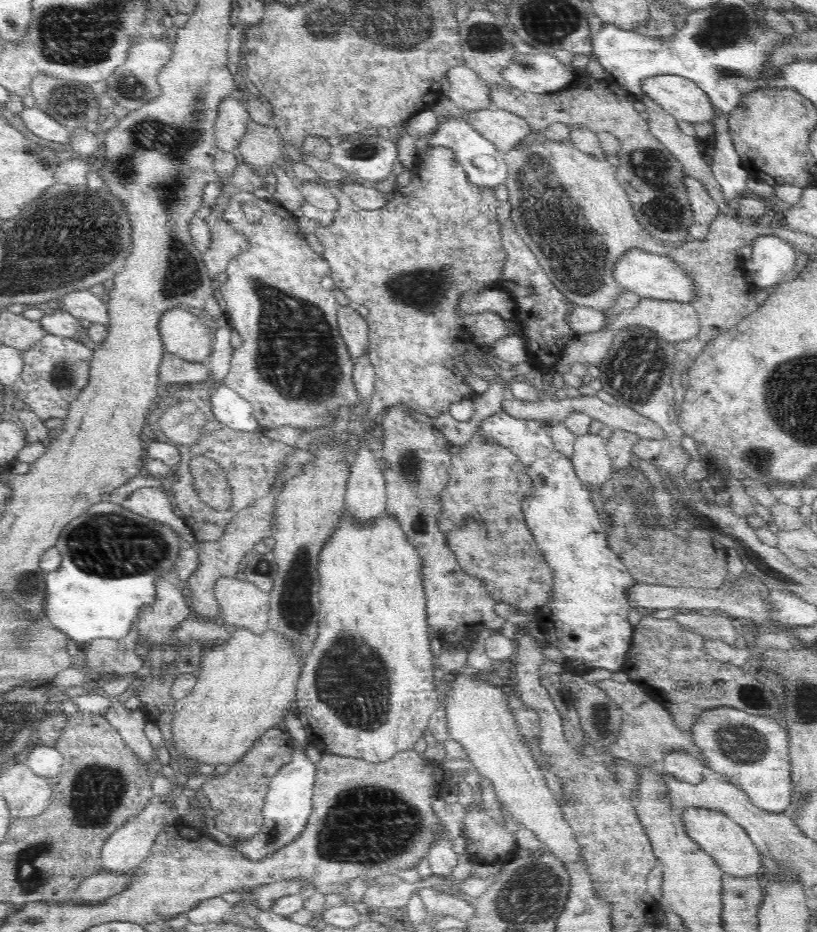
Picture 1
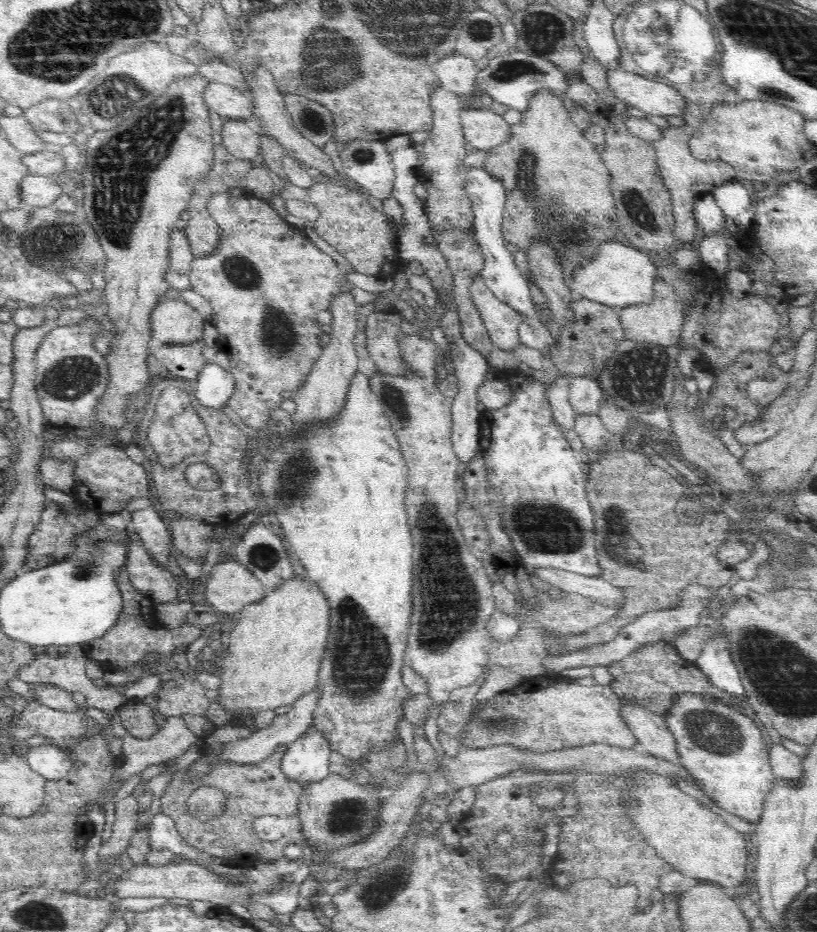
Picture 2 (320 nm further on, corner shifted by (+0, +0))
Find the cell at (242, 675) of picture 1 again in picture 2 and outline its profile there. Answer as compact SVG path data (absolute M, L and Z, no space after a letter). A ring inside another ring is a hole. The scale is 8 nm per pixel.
M292 578L269 590L262 600L243 606L239 612L238 623L230 630L228 648L218 658L221 687L213 694L224 708L234 712L228 722L230 726L246 726L253 720L252 712L274 710L278 706L293 704L308 691L316 689L320 664L330 634L330 606L313 580Z

